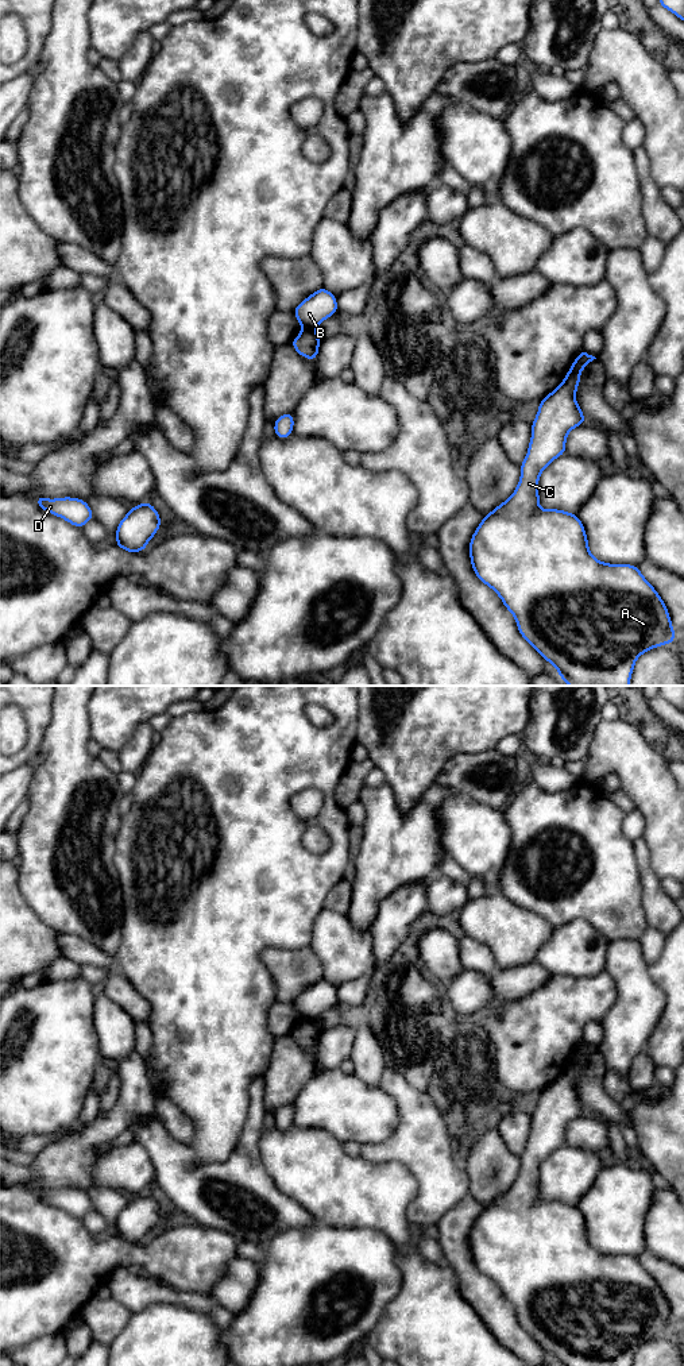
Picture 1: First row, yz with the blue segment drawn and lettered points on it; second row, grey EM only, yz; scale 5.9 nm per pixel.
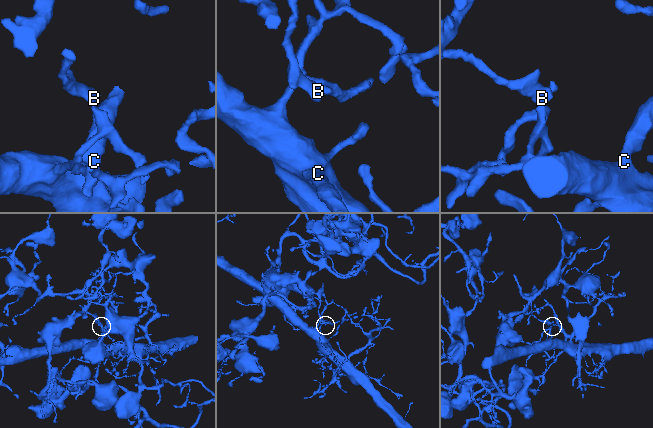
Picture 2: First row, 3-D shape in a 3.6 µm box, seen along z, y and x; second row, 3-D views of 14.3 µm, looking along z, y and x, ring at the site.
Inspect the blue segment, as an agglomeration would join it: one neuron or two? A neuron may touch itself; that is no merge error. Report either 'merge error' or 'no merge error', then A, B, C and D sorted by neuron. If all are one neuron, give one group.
merge error | A C D / B

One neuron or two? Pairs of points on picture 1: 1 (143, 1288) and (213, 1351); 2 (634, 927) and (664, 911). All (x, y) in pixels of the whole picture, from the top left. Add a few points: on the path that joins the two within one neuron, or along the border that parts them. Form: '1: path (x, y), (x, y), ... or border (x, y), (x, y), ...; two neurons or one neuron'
1: border (192, 1309), (174, 1304), (150, 1304), (132, 1312); two neurons
2: border (641, 890), (641, 909), (649, 926); two neurons

